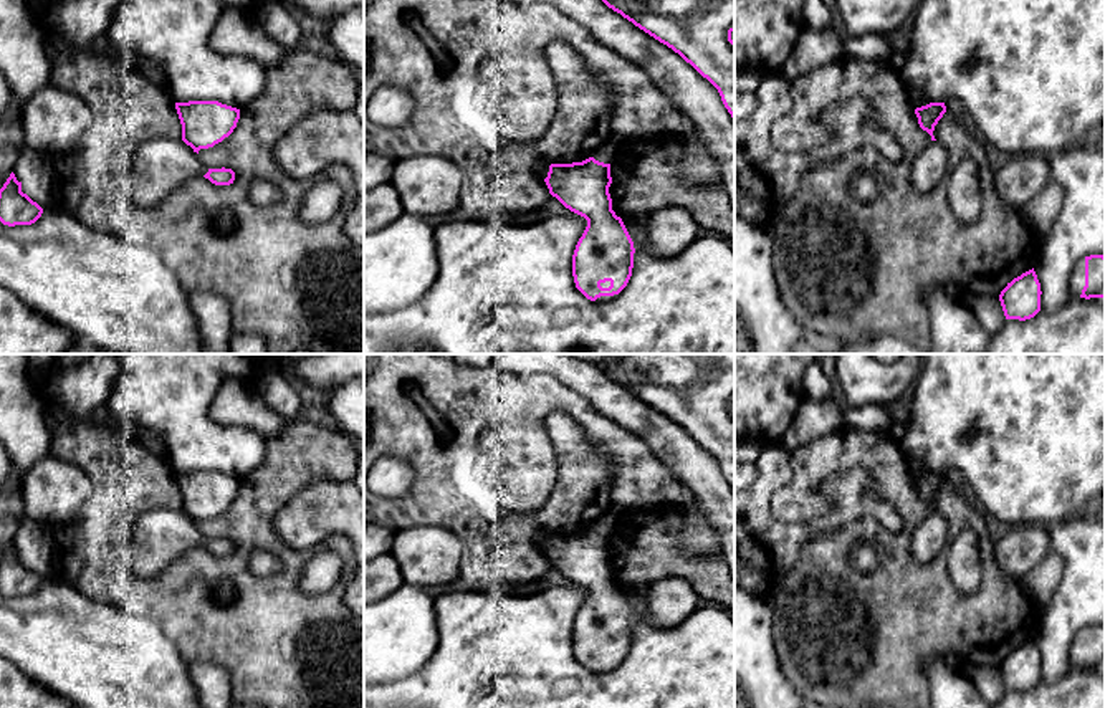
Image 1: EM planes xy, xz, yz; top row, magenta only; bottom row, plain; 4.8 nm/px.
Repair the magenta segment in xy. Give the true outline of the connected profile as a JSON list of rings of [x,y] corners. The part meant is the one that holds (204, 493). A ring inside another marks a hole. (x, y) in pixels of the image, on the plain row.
[[[218,471],[175,473],[182,511],[199,524],[228,508],[240,490],[240,480]]]

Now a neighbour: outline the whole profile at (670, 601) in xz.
[[[682,577],[660,579],[647,589],[647,619],[655,627],[673,629],[700,609],[700,596]]]

